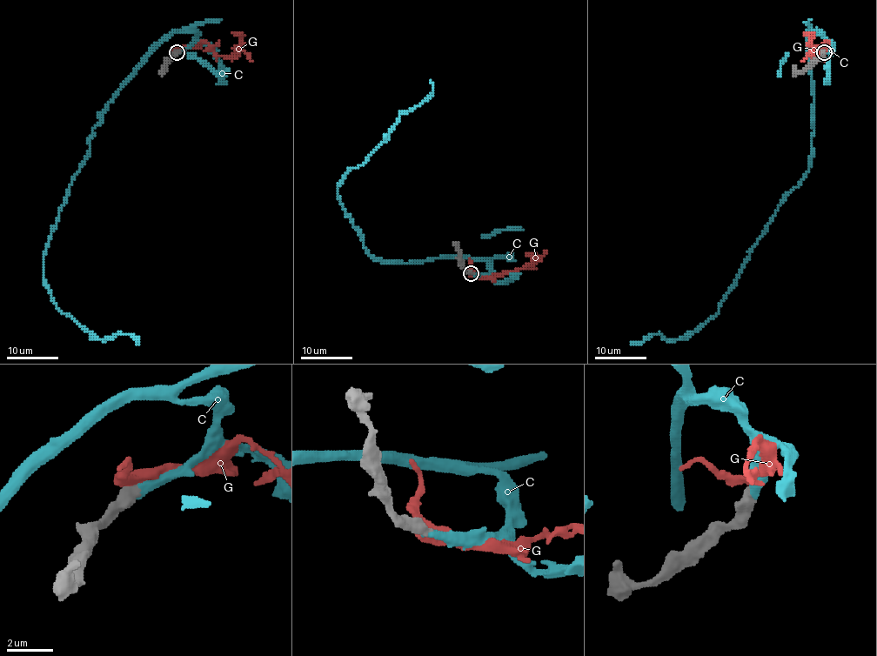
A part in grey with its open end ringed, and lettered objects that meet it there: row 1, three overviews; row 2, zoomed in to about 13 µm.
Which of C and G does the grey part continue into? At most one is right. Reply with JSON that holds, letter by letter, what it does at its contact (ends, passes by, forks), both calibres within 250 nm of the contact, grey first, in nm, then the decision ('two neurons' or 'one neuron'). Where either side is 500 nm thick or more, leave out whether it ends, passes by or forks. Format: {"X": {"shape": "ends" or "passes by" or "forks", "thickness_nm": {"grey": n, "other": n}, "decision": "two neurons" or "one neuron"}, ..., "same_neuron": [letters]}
{"C": {"thickness_nm": {"grey": 550, "other": 340}, "decision": "one neuron"}, "G": {"shape": "passes by", "thickness_nm": {"grey": 480, "other": 480}, "decision": "two neurons"}, "same_neuron": ["C"]}

